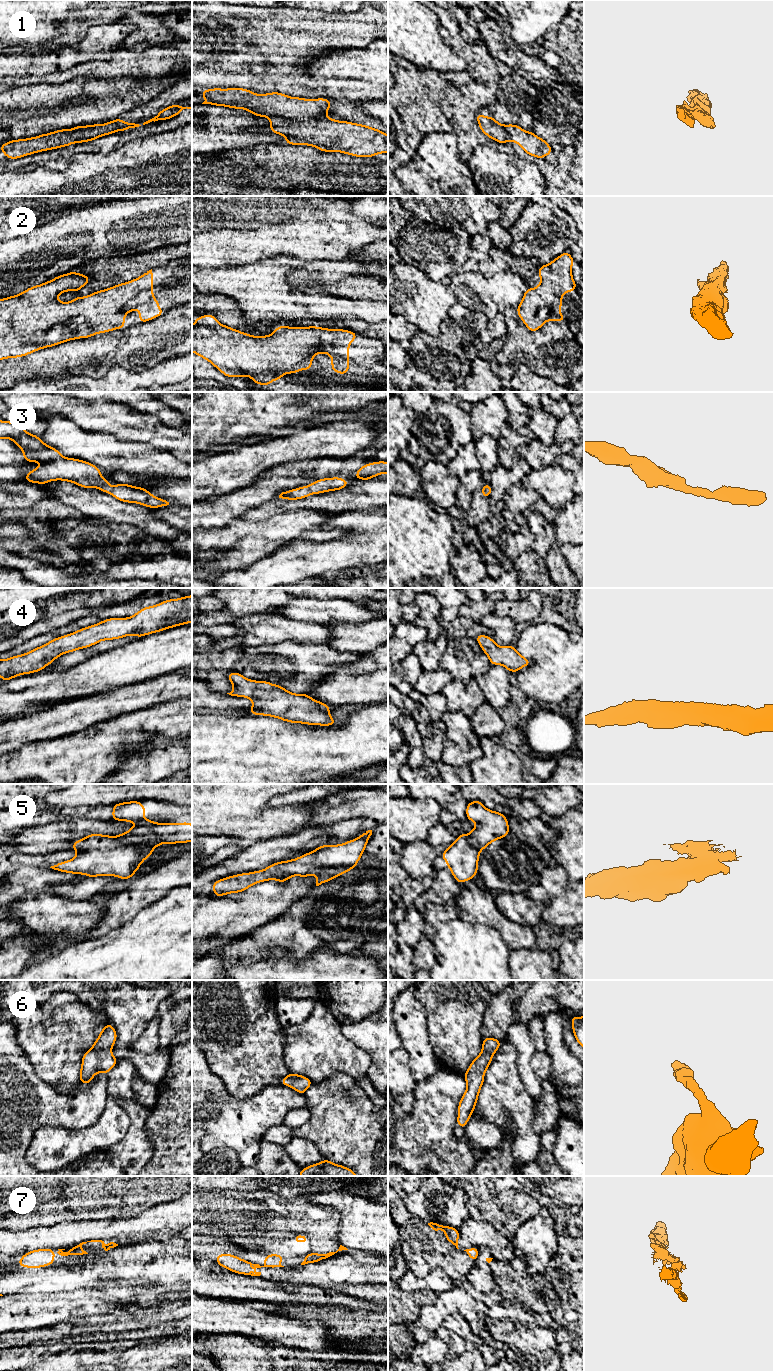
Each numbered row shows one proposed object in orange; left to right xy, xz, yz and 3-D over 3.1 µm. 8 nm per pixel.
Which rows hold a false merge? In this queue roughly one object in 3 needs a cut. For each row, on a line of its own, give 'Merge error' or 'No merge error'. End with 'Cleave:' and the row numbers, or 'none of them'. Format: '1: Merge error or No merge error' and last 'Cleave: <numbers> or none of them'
1: Merge error
2: No merge error
3: No merge error
4: No merge error
5: Merge error
6: No merge error
7: Merge error
Cleave: 1, 5, 7

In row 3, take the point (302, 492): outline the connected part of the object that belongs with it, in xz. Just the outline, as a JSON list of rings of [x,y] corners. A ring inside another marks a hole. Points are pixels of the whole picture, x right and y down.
[[[340,477],[323,478],[314,481],[309,486],[302,486],[296,489],[282,492],[279,498],[287,500],[298,500],[306,498],[311,494],[319,494],[328,491],[341,490],[348,486],[348,481]]]

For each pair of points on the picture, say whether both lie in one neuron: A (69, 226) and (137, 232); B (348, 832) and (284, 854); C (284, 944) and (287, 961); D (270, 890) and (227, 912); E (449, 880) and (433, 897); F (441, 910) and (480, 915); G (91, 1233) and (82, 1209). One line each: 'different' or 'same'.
A: same
B: same
C: different
D: same
E: same
F: different
G: different

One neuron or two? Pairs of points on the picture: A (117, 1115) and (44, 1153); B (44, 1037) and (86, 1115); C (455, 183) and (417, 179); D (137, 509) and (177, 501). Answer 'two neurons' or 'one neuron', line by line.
A: one neuron
B: two neurons
C: one neuron
D: two neurons

